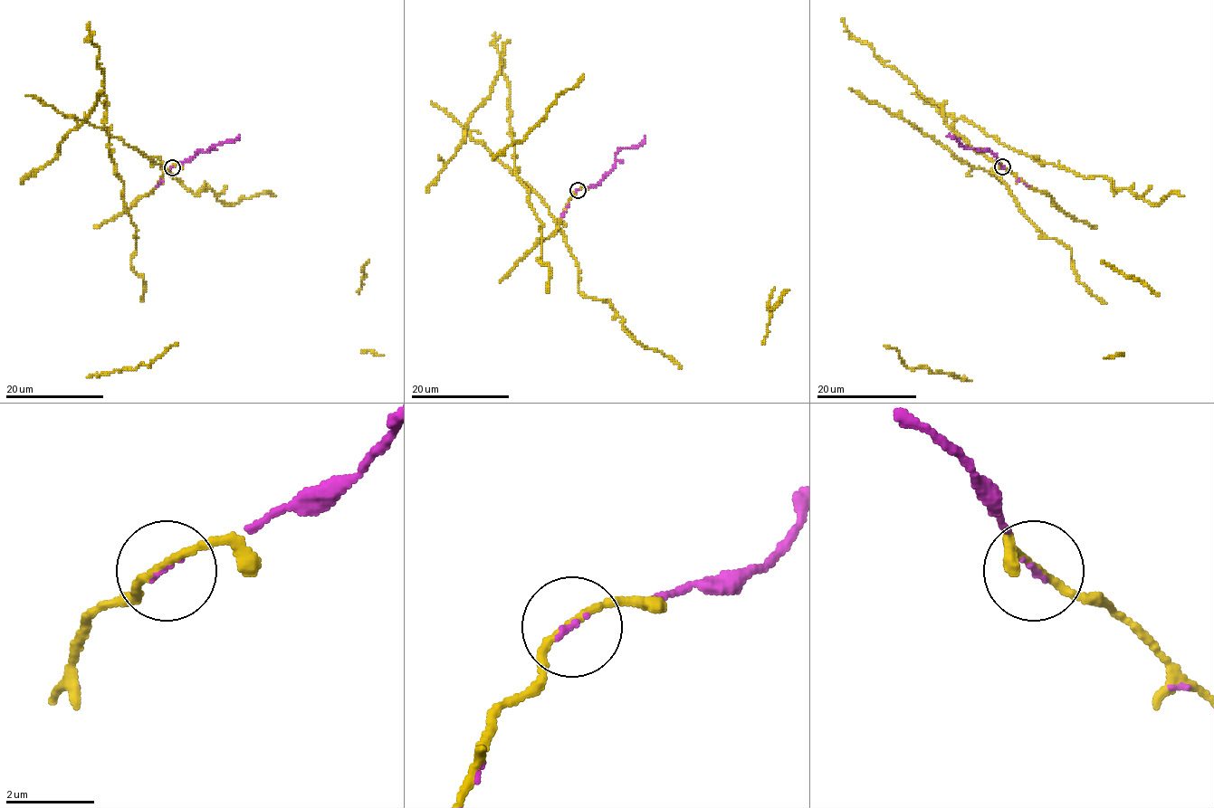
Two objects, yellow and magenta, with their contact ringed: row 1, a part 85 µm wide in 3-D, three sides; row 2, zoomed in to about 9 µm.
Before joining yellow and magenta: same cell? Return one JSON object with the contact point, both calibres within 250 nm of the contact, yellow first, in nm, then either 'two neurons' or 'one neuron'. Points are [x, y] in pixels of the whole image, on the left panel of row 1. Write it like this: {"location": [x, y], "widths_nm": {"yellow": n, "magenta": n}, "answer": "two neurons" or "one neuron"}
{"location": [172, 167], "widths_nm": {"yellow": 150, "magenta": 80}, "answer": "one neuron"}

